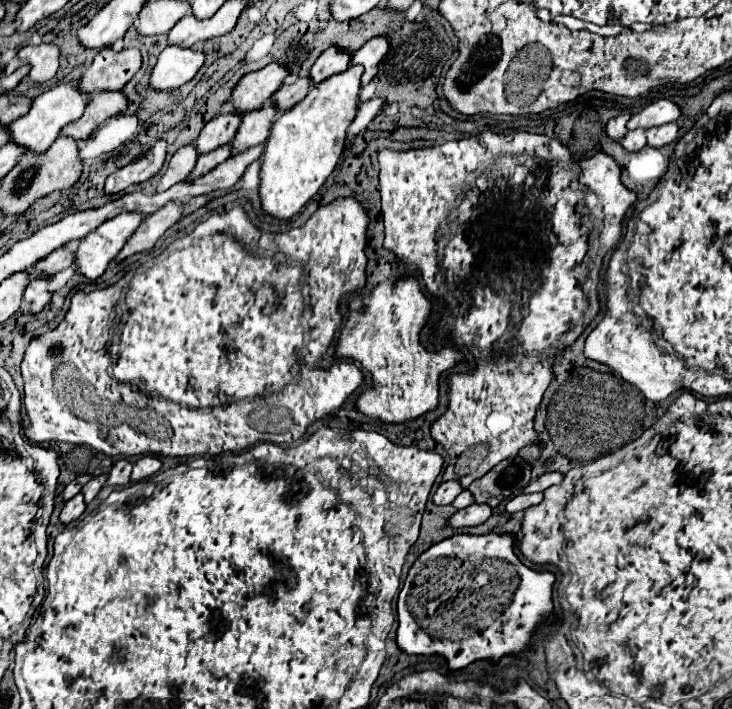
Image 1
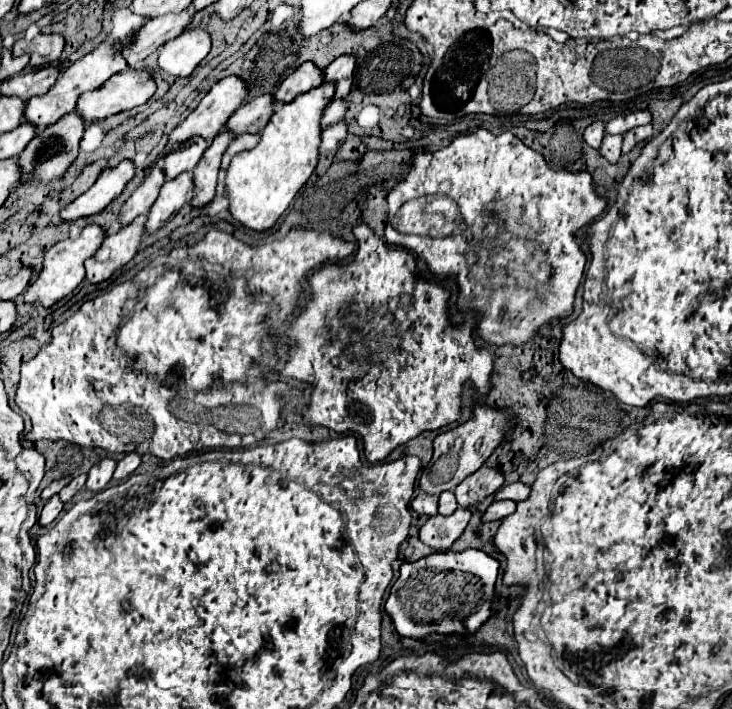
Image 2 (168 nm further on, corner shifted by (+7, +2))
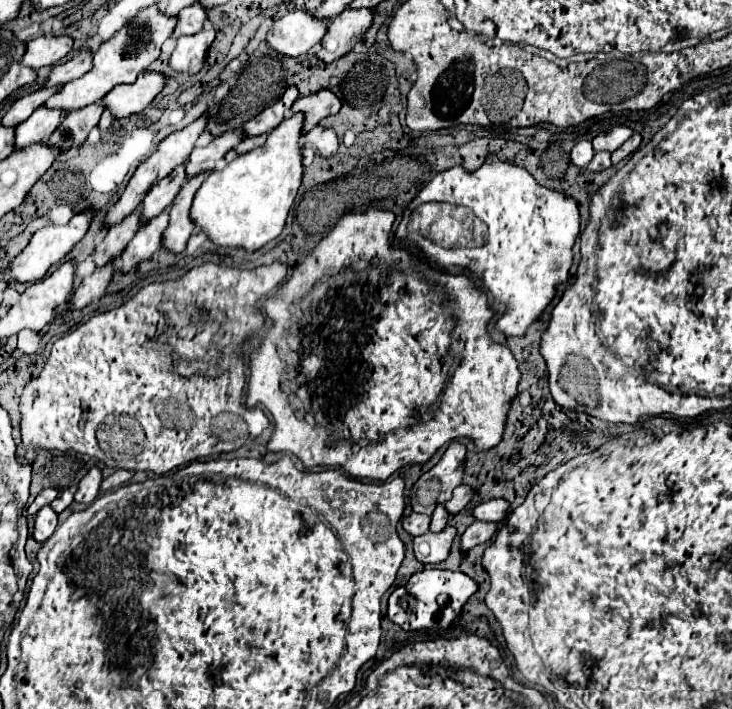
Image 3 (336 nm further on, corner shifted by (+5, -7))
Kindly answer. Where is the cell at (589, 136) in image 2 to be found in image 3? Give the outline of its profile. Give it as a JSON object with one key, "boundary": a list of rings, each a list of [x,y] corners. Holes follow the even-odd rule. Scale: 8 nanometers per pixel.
{"boundary":[[[579,141],[571,151],[571,163],[577,167],[587,167],[589,161],[593,159],[593,155],[595,155],[593,143],[591,141]]]}

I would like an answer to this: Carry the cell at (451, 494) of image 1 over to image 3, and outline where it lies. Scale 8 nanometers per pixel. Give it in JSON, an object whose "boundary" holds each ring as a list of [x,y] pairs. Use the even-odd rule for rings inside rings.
{"boundary":[[[411,513],[409,517],[403,519],[403,529],[417,537],[417,535],[423,535],[429,531],[429,523],[431,523],[431,517],[429,515],[423,515],[423,513]]]}

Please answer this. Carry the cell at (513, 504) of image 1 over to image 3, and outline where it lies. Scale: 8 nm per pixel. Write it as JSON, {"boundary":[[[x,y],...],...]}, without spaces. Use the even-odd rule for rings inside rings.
{"boundary":[[[473,523],[473,525],[469,525],[467,527],[467,531],[463,533],[463,537],[461,537],[461,549],[463,551],[469,551],[469,549],[473,549],[475,545],[479,545],[479,543],[485,543],[485,541],[489,541],[493,535],[497,533],[497,523]]]}

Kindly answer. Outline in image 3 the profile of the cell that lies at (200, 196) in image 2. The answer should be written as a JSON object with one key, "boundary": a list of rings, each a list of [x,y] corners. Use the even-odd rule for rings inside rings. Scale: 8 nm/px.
{"boundary":[[[197,175],[197,179],[189,179],[179,195],[175,197],[171,209],[169,209],[169,215],[171,215],[171,221],[169,221],[169,227],[165,231],[165,239],[163,239],[163,245],[167,249],[171,249],[173,253],[181,253],[185,247],[187,247],[187,241],[189,237],[193,235],[195,231],[195,223],[189,215],[191,211],[191,203],[193,203],[193,197],[197,193],[197,189],[201,187],[201,183],[205,181],[207,175]]]}

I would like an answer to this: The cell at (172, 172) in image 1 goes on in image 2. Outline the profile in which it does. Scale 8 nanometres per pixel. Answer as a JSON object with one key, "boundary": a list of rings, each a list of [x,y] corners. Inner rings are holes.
{"boundary":[[[153,168],[147,178],[141,182],[141,186],[131,194],[131,198],[123,204],[121,212],[119,212],[119,222],[121,226],[131,224],[137,216],[143,216],[149,212],[149,208],[153,206],[153,202],[159,196],[159,190],[163,186],[165,178],[163,174],[159,174],[159,168]]]}

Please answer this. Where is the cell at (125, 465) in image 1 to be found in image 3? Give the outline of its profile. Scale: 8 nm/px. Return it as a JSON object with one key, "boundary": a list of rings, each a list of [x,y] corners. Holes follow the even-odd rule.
{"boundary":[[[93,467],[79,483],[79,491],[75,493],[75,501],[79,503],[93,503],[97,497],[99,497],[99,487],[101,487],[101,481],[103,481],[103,475],[101,475],[101,469],[99,467]]]}

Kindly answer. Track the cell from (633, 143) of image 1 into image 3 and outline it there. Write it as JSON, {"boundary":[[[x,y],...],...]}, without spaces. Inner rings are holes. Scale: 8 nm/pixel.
{"boundary":[[[605,151],[595,153],[593,161],[587,165],[589,171],[605,171],[609,167],[611,167],[611,153],[605,153]]]}

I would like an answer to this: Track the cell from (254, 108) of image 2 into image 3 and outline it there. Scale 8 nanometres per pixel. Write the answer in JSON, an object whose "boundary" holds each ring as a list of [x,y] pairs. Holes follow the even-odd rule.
{"boundary":[[[239,127],[237,131],[225,131],[225,135],[215,137],[209,145],[205,147],[195,147],[193,153],[189,155],[187,163],[185,163],[185,171],[189,177],[197,175],[197,173],[211,173],[215,169],[215,163],[219,159],[225,157],[225,153],[229,149],[235,149],[239,145],[239,141],[245,139],[243,129]]]}

